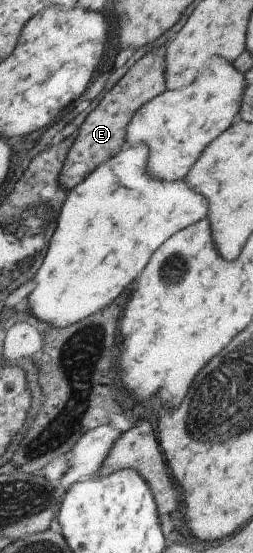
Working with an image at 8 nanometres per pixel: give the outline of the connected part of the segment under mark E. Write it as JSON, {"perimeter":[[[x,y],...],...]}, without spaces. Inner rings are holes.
{"perimeter":[[[163,47],[153,49],[151,53],[137,59],[127,69],[123,77],[99,99],[95,109],[85,117],[85,121],[81,123],[73,136],[75,141],[73,141],[70,151],[66,153],[65,161],[61,171],[59,171],[59,185],[63,189],[68,191],[81,183],[93,169],[96,169],[103,161],[107,161],[109,157],[113,157],[125,147],[125,133],[127,133],[129,119],[135,115],[141,105],[167,91],[163,67],[165,67]]]}

